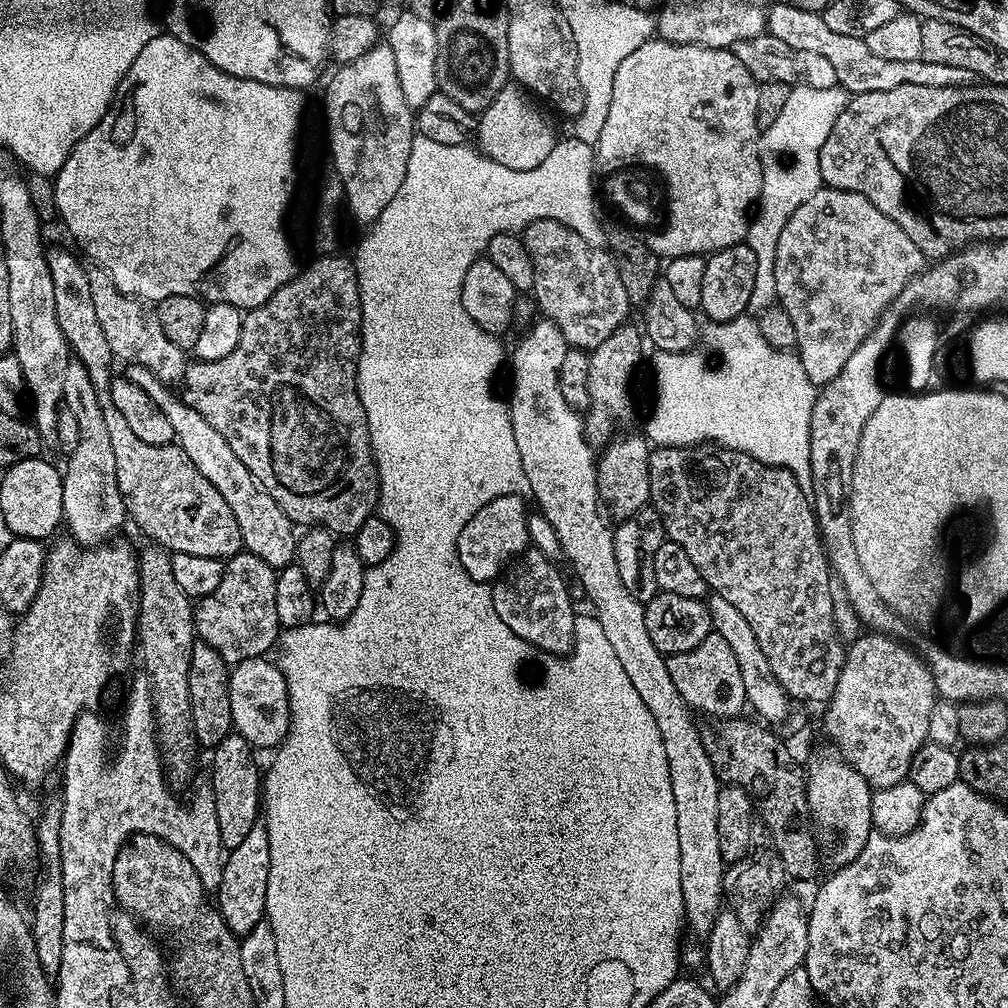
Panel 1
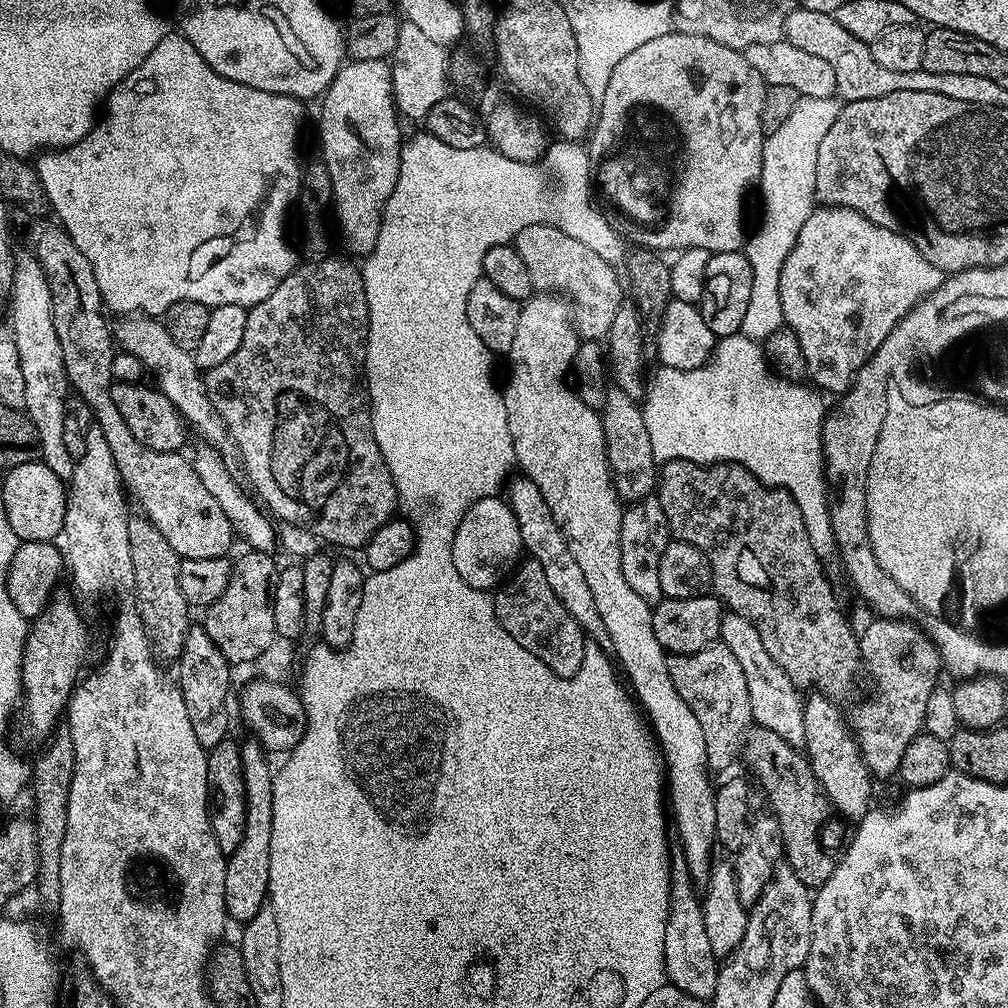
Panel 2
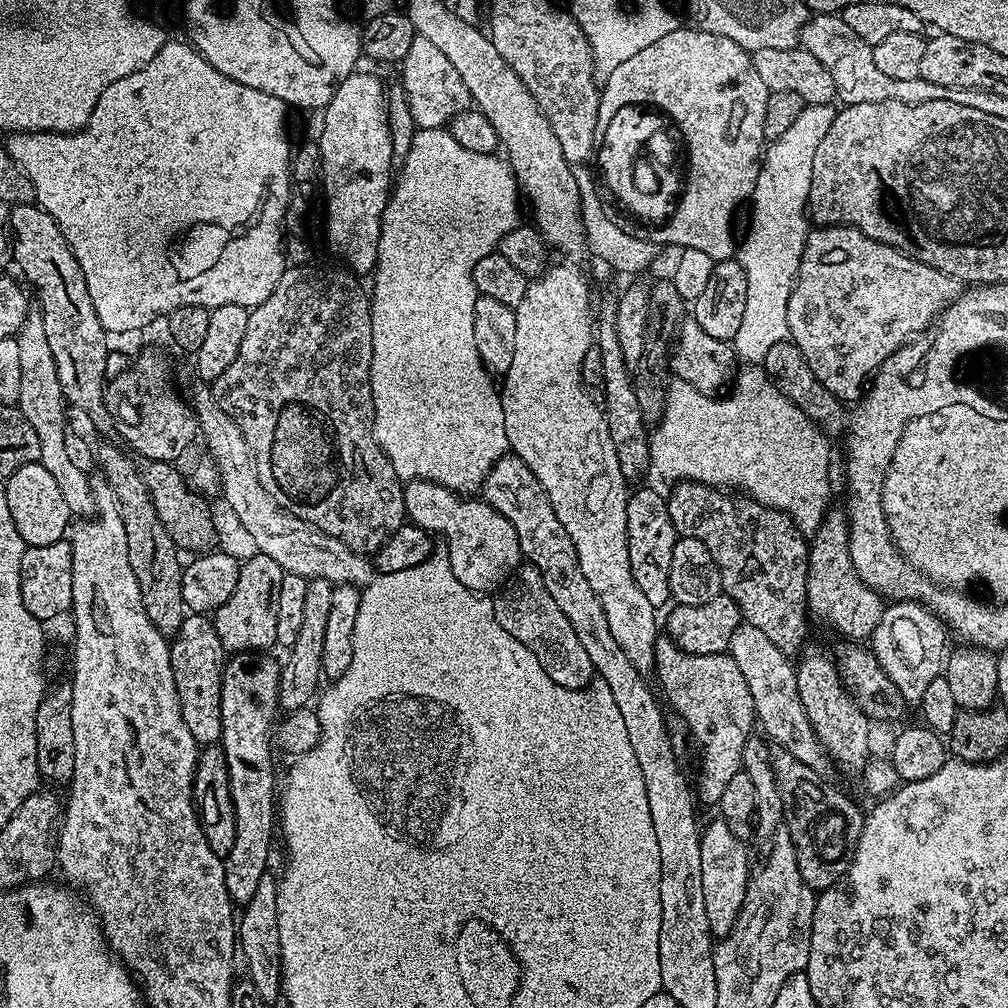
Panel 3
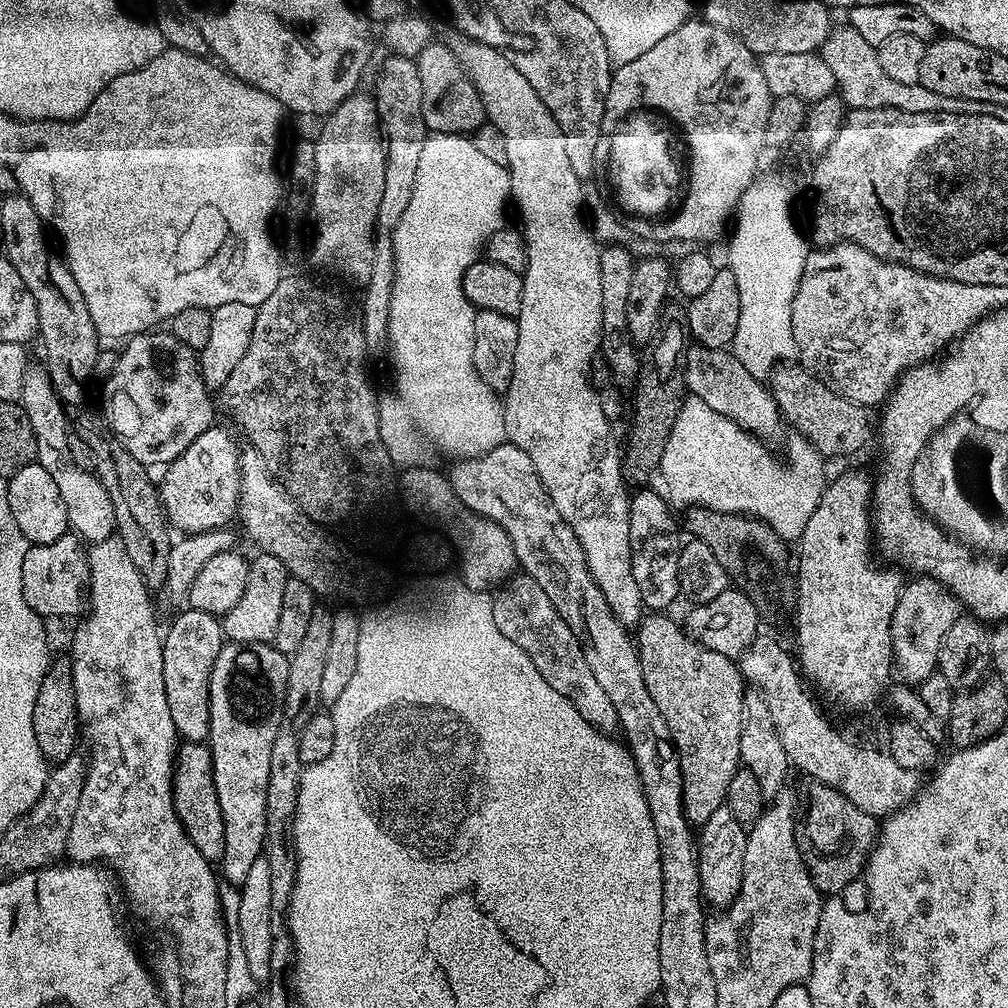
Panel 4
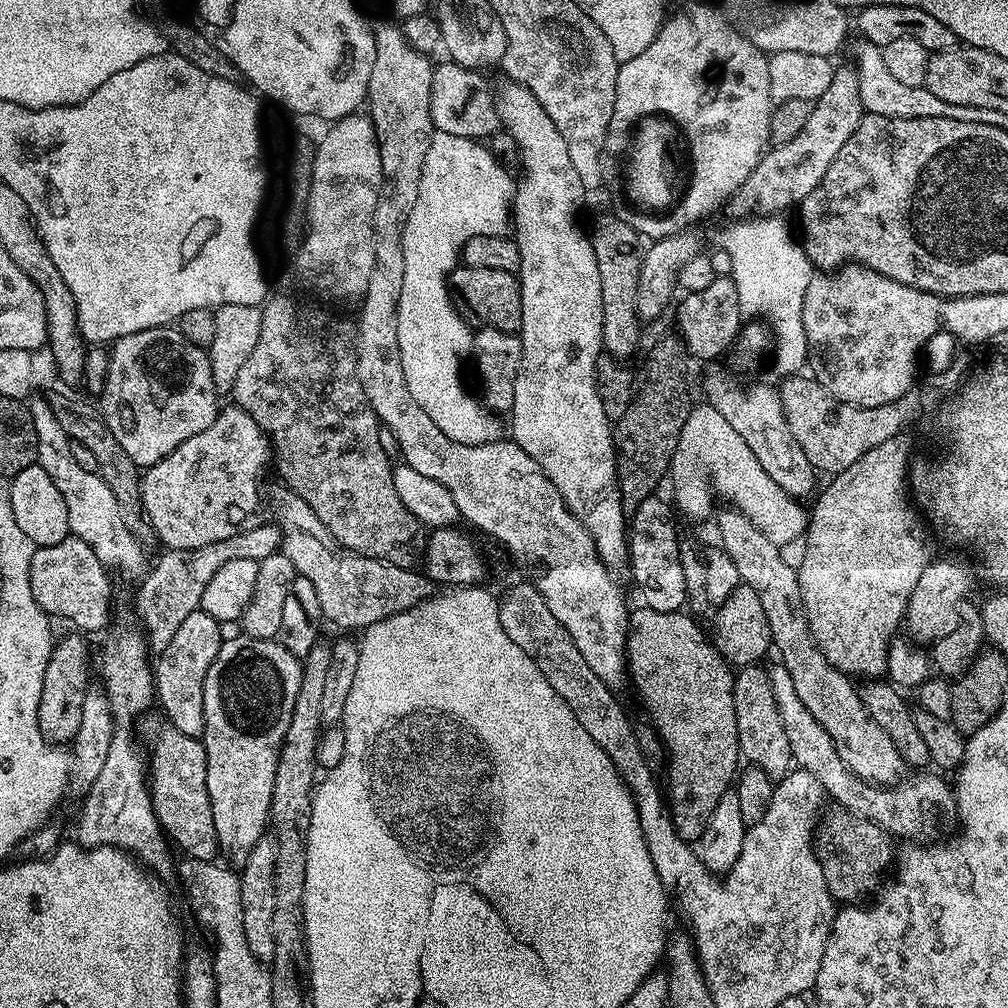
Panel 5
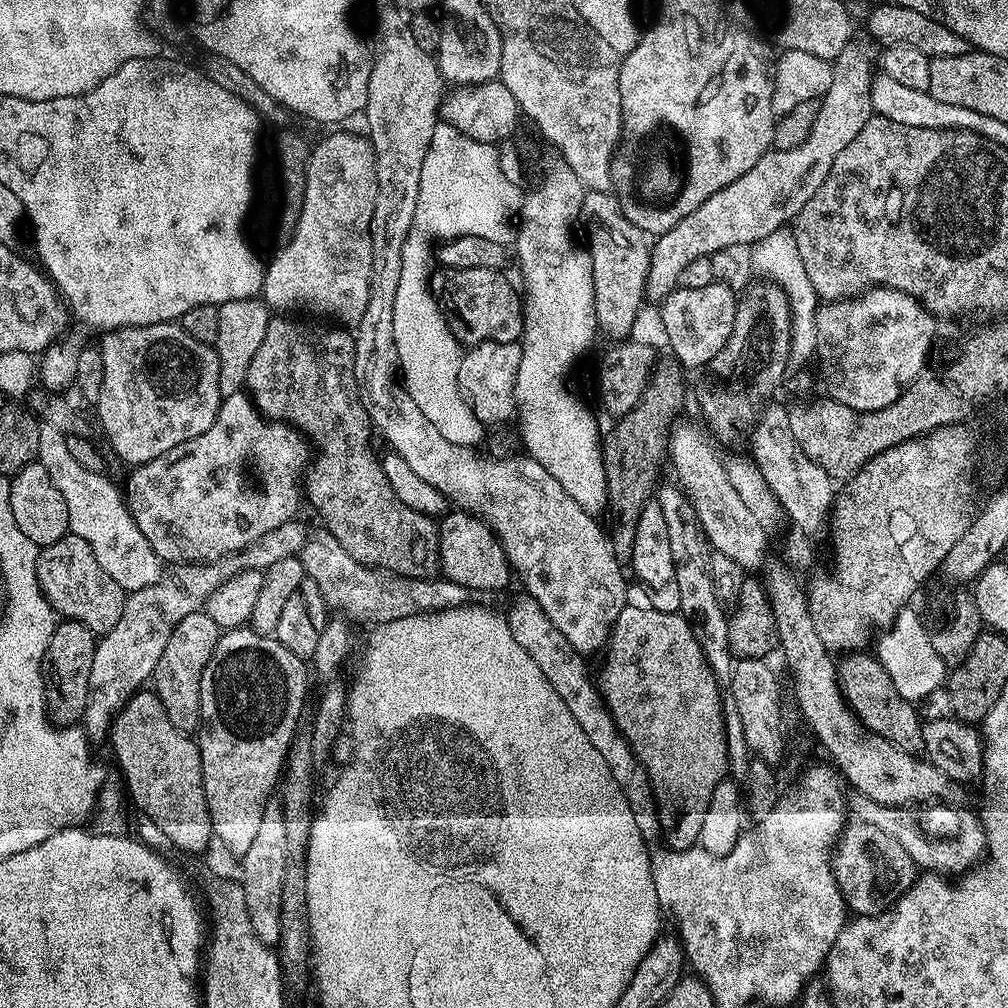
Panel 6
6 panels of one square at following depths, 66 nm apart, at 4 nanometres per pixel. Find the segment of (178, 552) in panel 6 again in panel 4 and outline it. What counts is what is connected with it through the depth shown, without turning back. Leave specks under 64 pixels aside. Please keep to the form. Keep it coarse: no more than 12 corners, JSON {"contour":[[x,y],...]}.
{"contour":[[208,428],[163,469],[160,506],[180,534],[227,529],[242,448]]}

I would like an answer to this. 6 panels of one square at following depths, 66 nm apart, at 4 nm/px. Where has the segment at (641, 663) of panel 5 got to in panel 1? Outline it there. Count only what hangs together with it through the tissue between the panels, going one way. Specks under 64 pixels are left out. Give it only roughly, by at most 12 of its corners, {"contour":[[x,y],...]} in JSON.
{"contour":[[726,638],[667,657],[688,707],[739,717],[748,704]]}

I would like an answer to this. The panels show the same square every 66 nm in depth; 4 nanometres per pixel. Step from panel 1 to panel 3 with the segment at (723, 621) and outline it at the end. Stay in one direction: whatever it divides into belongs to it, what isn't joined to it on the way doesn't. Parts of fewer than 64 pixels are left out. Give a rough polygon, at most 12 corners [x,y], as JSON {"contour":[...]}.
{"contour":[[758,626],[728,643],[767,739],[822,772],[796,669]]}

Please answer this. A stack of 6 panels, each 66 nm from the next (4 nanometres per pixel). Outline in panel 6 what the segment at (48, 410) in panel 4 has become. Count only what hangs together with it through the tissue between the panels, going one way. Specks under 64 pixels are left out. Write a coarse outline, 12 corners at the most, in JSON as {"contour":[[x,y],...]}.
{"contour":[[40,424],[37,461],[125,593],[152,587],[162,561],[124,493],[87,472],[68,437]]}

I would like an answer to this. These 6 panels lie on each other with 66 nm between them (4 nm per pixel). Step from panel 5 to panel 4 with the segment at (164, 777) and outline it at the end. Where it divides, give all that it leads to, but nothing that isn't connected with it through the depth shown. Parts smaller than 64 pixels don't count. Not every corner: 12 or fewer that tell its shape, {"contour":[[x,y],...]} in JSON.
{"contour":[[207,743],[179,745],[172,805],[202,858],[226,826]]}

